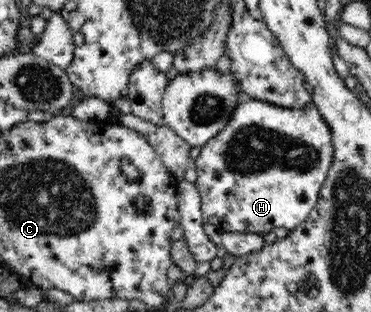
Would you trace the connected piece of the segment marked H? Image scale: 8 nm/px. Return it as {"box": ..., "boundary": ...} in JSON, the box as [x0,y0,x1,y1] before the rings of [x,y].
{"box":[191,99,335,237],"boundary":[[[250,99],[248,102],[237,101],[232,108],[232,114],[228,116],[228,122],[216,132],[216,136],[206,140],[200,148],[200,154],[196,160],[191,161],[195,164],[197,178],[194,183],[198,195],[200,195],[201,221],[217,226],[220,233],[252,233],[263,237],[273,232],[274,228],[286,228],[293,231],[298,228],[305,220],[308,220],[320,198],[320,191],[326,182],[328,173],[331,170],[335,144],[331,126],[327,123],[323,113],[320,112],[318,105],[312,100],[308,104],[298,106],[298,108],[284,108],[283,105],[272,104],[266,100]]]}

